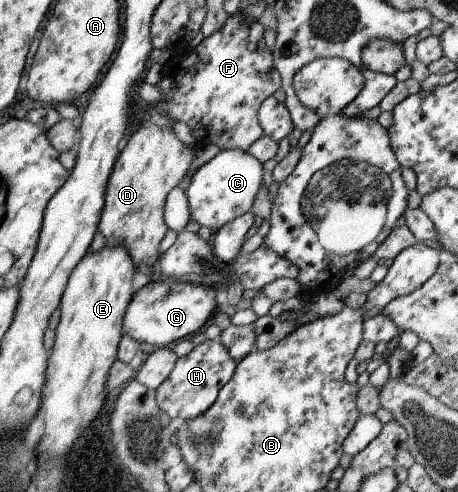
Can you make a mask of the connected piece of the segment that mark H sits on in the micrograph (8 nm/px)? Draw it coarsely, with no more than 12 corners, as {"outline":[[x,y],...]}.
{"outline":[[218,339],[178,358],[156,388],[170,418],[194,419],[237,361]]}

